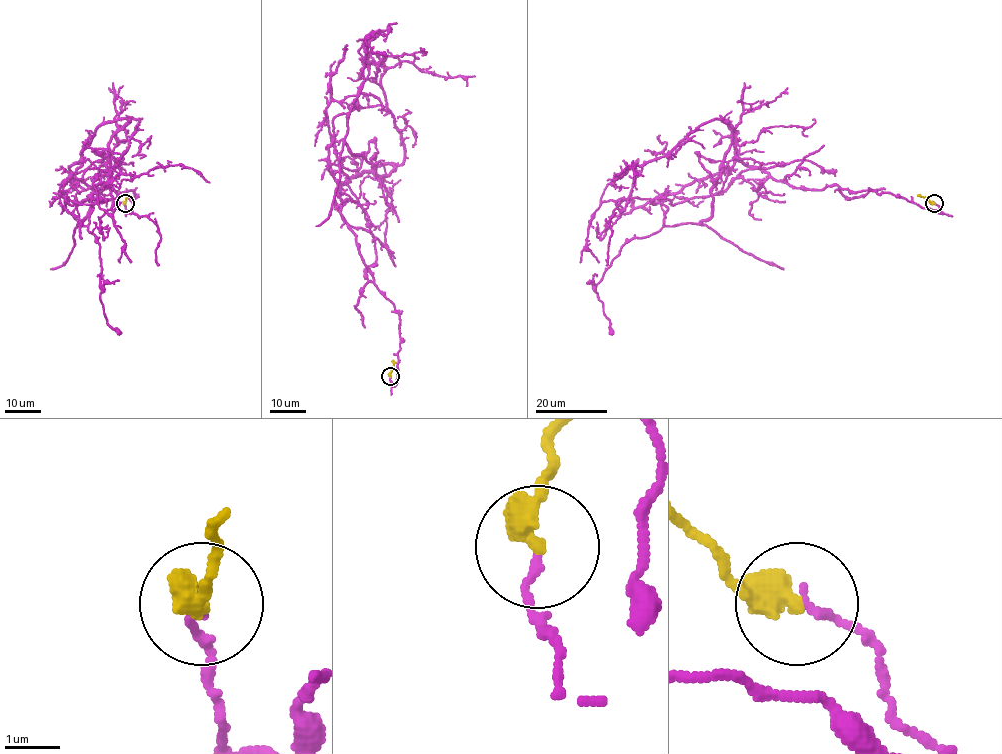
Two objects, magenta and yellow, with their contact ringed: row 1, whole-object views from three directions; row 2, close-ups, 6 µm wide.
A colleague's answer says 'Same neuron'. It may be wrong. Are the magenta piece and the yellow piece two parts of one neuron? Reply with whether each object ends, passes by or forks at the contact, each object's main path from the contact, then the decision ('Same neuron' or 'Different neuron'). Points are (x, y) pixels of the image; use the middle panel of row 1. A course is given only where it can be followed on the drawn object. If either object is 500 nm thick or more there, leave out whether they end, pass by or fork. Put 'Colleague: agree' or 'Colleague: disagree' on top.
Colleague: disagree
At the ring magenta ends. At the ring yellow ends. Course of magenta: (390, 377), (395, 385), (399, 314), (364, 264), (335, 191), (403, 161), (378, 65), (424, 49). Course of yellow: (390, 376), (392, 360). Different neuron

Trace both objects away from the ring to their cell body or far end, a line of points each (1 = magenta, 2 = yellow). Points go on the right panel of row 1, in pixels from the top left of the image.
1: (934, 204), (942, 213), (792, 187), (737, 158), (733, 130), (711, 119), (643, 166), (609, 220), (607, 265)
2: (933, 204), (917, 195)

